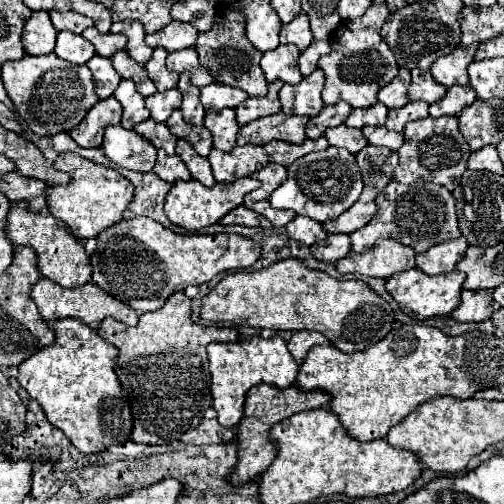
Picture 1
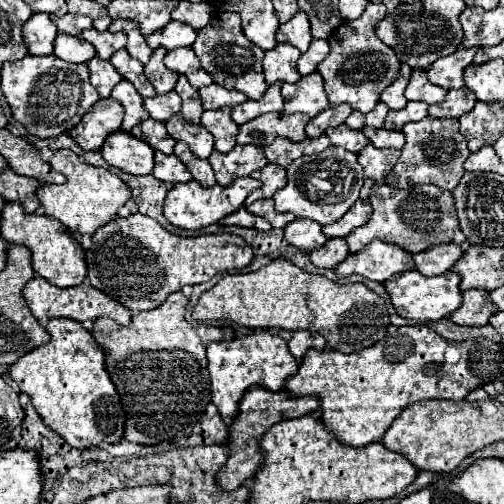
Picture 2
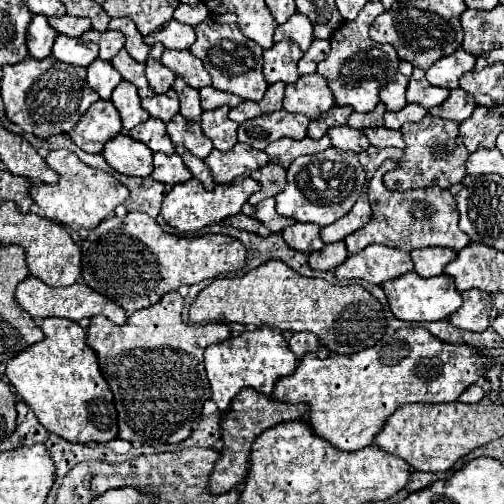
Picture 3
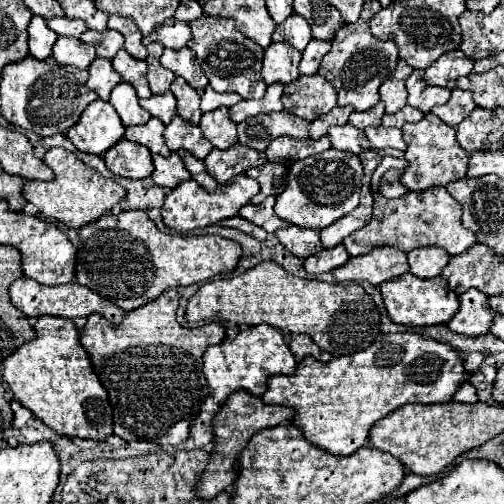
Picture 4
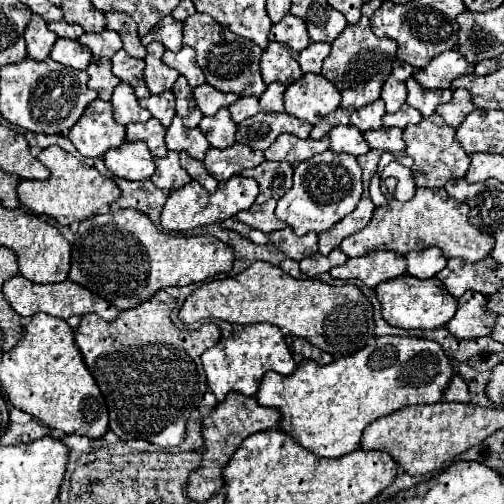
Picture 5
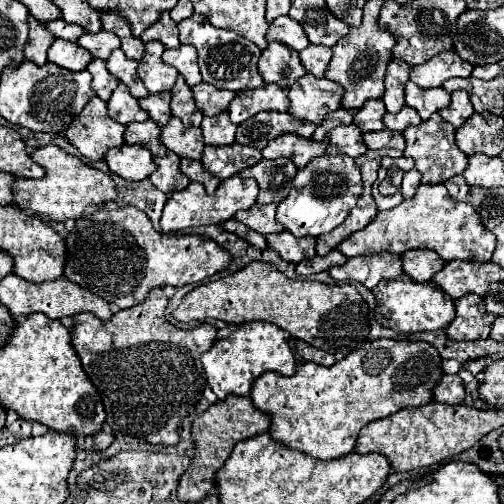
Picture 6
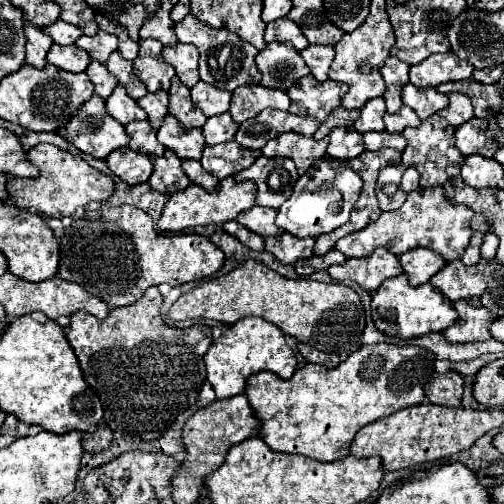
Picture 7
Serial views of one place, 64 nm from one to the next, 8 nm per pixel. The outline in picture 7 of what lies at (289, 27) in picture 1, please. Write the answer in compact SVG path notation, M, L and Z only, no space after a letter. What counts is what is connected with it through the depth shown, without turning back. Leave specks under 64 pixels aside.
M280 18L272 24L266 26L266 32L264 32L264 40L266 42L290 42L298 52L304 50L308 46L308 40L304 40L304 34L300 32L300 28L288 20L288 18Z

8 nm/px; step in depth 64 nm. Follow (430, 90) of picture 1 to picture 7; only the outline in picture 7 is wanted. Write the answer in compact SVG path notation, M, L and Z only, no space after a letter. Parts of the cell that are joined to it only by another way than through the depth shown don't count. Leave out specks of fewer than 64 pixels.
M412 84L404 86L402 100L404 100L406 106L410 106L418 114L420 120L426 120L428 116L432 116L438 110L448 106L448 96L446 94L440 94L434 88L422 90L422 88L416 88Z

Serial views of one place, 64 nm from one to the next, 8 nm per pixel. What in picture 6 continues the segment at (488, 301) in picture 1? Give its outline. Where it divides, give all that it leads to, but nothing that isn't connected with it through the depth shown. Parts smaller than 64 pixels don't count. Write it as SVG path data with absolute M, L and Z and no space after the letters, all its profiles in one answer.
M468 294L456 302L456 318L446 328L452 340L480 340L488 338L494 316L484 310L484 300L476 294Z

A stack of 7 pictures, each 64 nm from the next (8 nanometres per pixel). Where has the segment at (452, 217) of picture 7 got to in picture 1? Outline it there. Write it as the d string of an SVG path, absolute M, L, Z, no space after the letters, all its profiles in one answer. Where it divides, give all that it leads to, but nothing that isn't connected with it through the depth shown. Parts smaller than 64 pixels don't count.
M390 182L376 196L376 204L378 204L378 212L374 214L374 218L364 228L354 230L350 234L354 252L364 252L372 248L372 244L380 238L392 238L402 242L404 246L414 248L414 252L426 252L434 244L462 236L458 230L454 196L446 188L440 188L438 184L416 182L406 186L400 182Z

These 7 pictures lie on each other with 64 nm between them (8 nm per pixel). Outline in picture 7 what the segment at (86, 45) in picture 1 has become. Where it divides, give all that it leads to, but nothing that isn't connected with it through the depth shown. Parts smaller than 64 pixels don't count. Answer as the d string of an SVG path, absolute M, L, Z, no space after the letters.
M54 44L50 48L46 60L48 60L48 64L52 64L56 68L66 70L66 72L74 72L74 74L84 72L88 68L88 64L90 64L90 56L84 50L80 50L76 46L64 48L60 44Z

